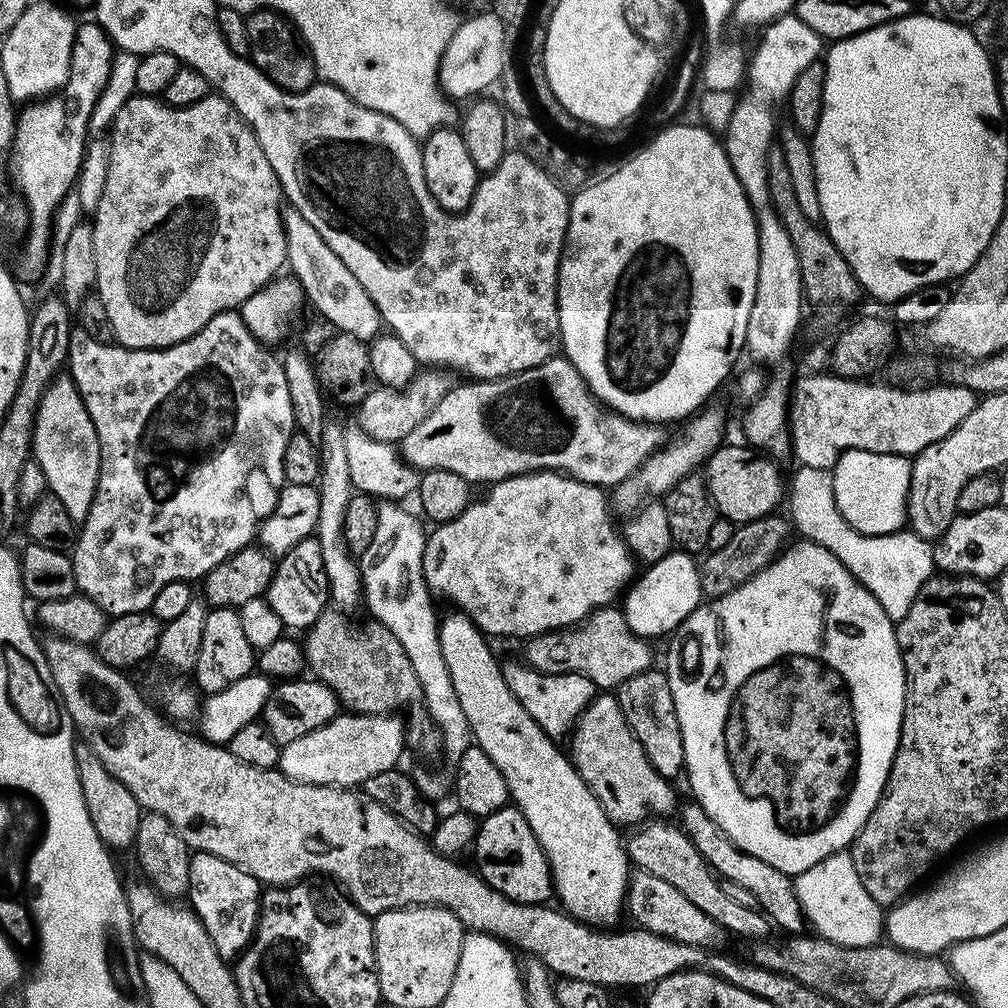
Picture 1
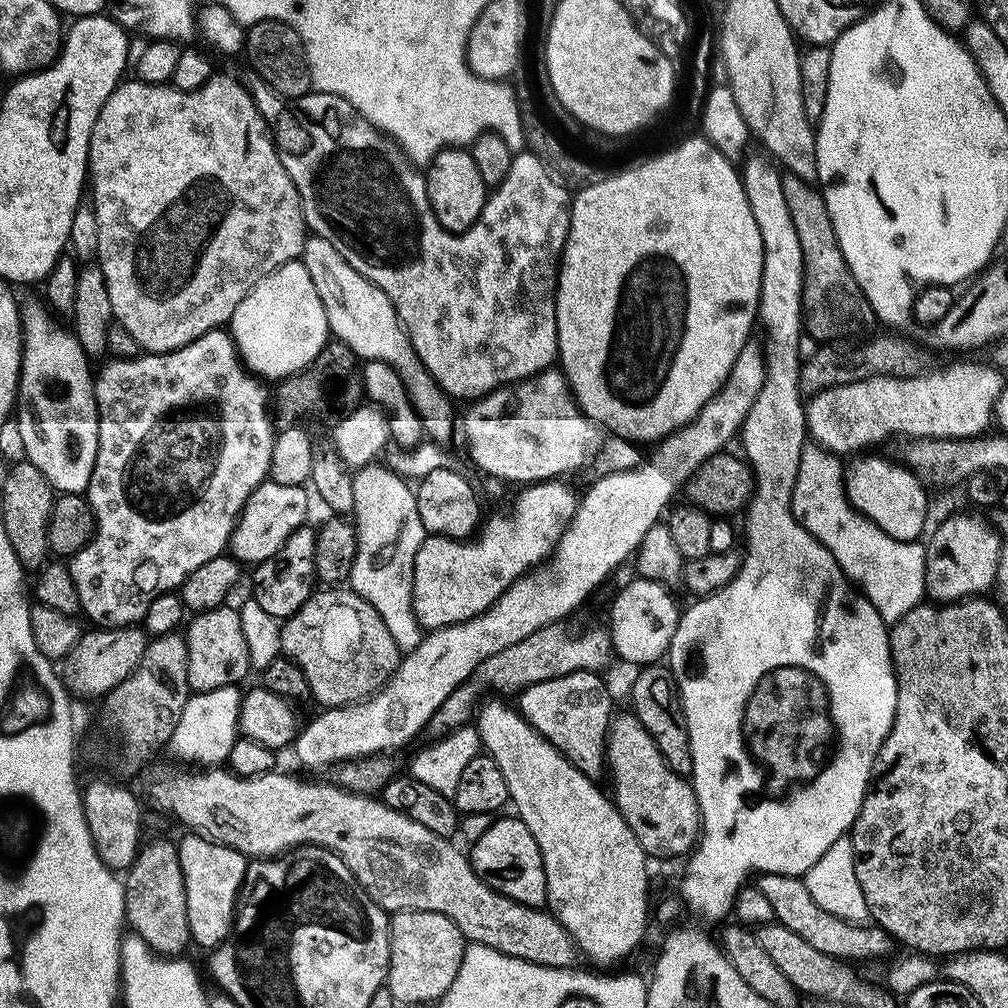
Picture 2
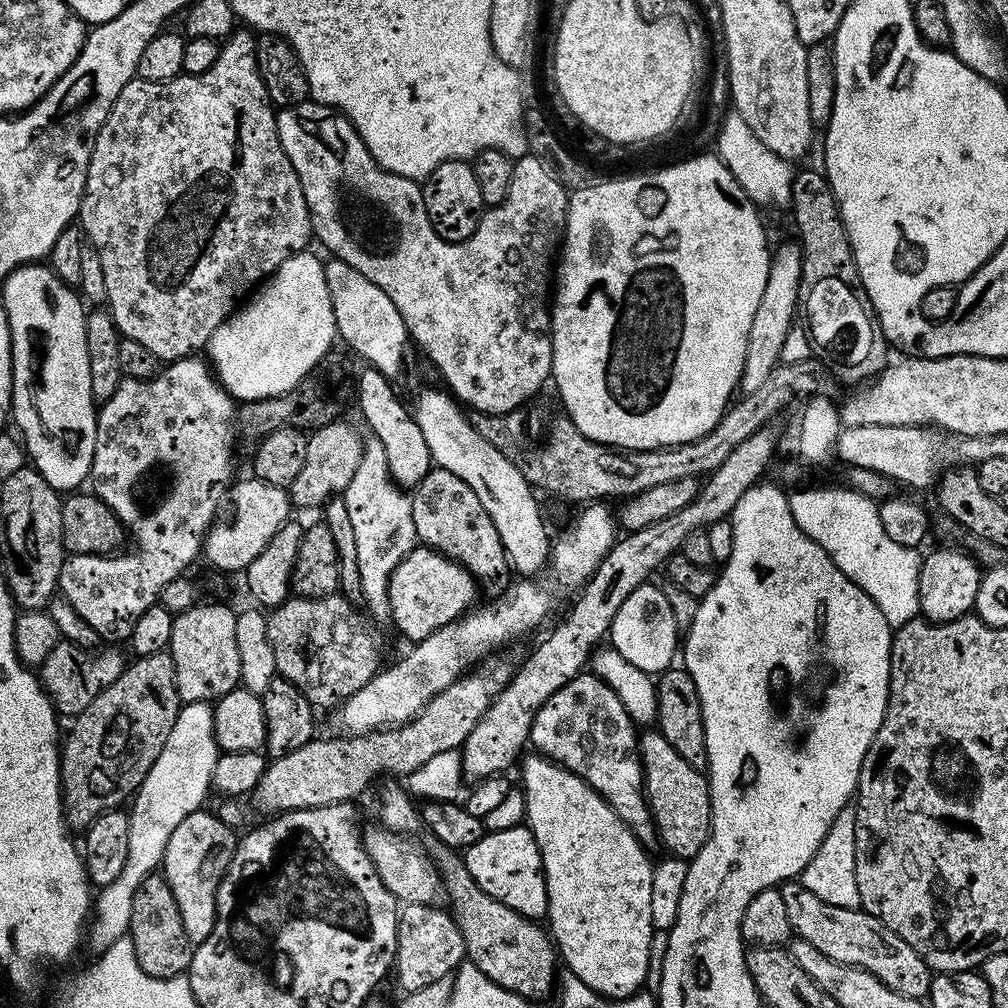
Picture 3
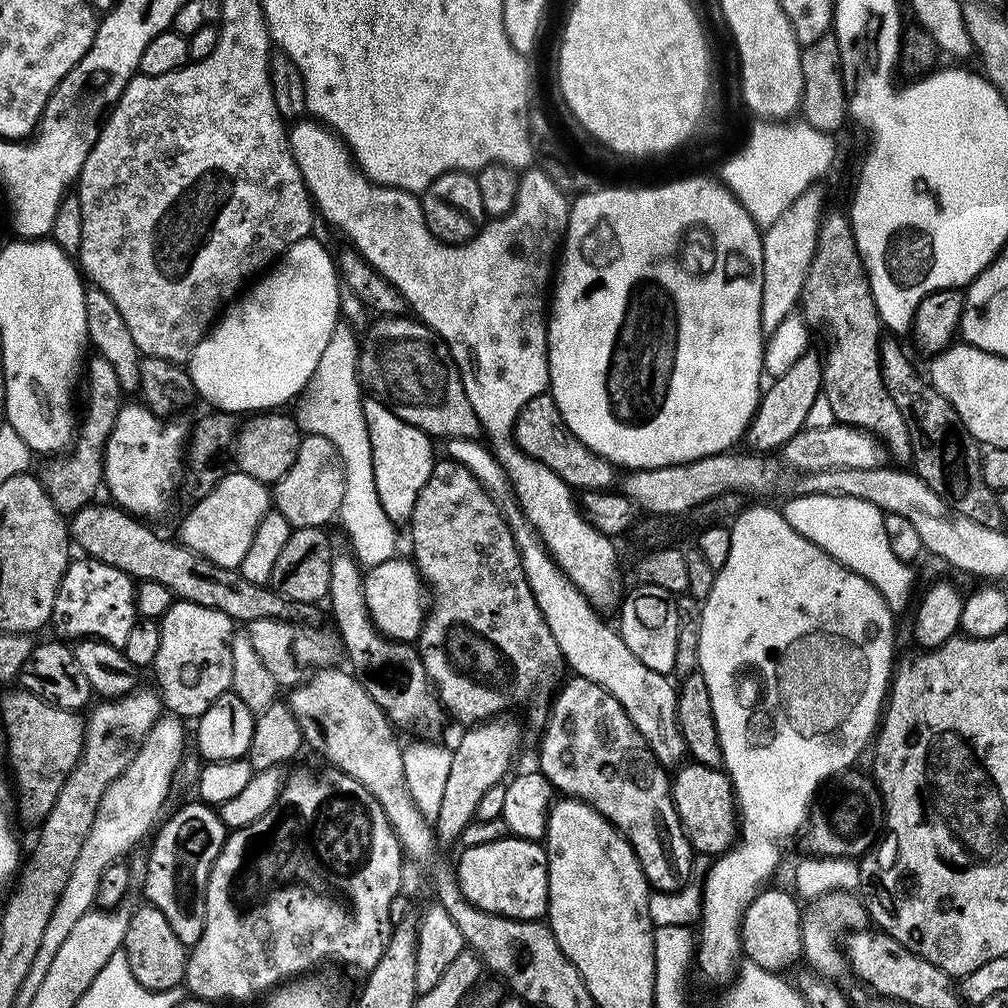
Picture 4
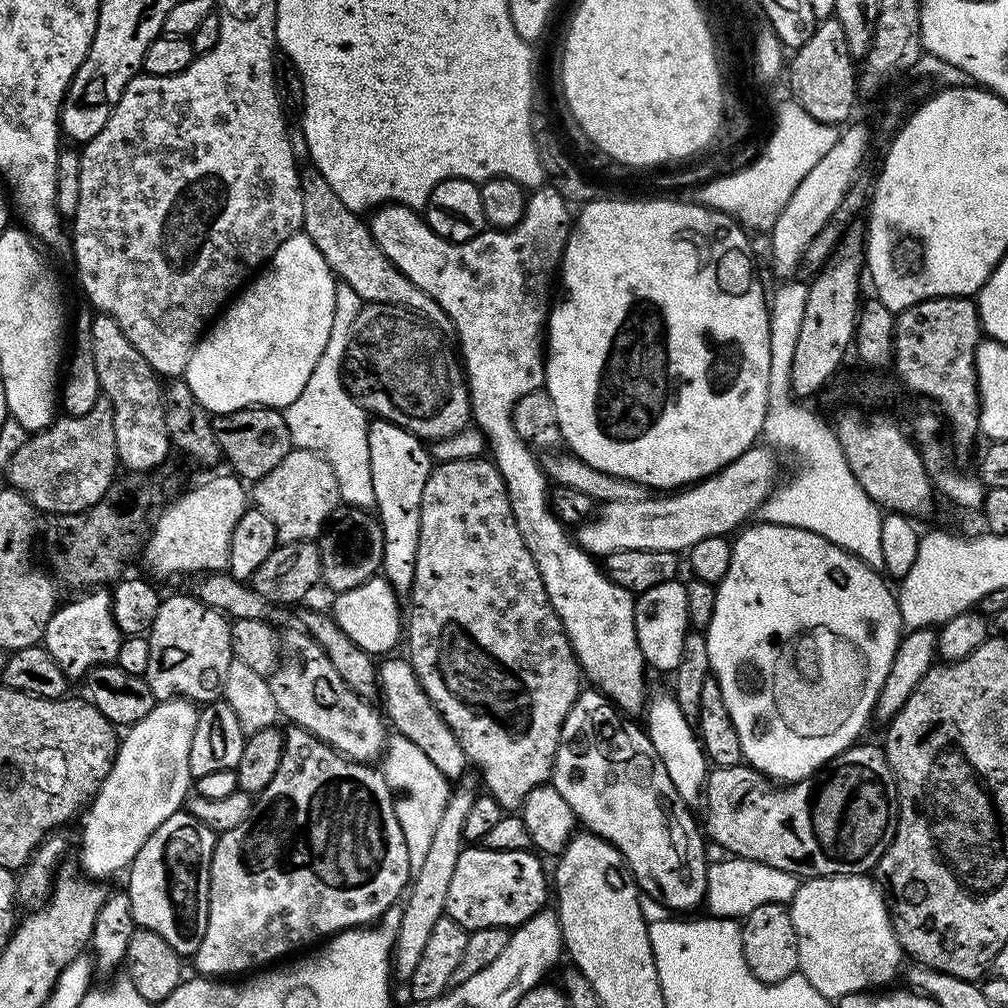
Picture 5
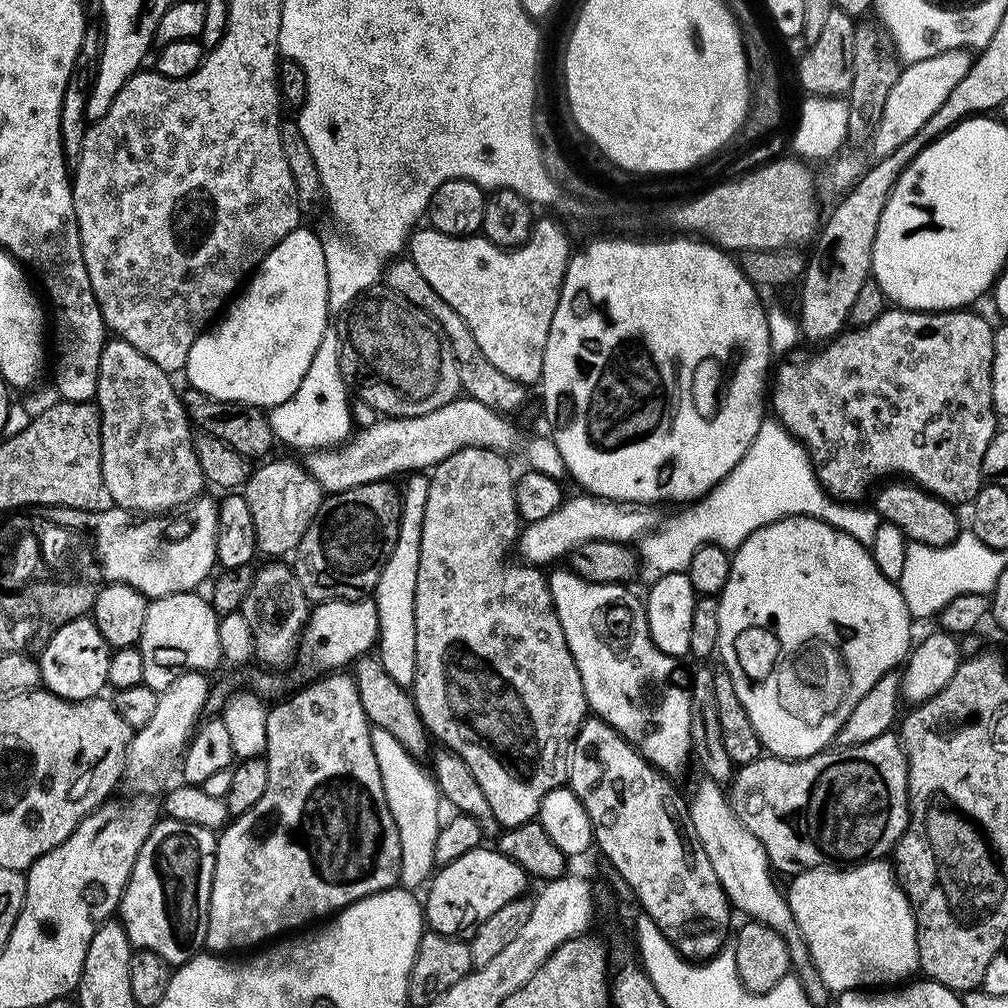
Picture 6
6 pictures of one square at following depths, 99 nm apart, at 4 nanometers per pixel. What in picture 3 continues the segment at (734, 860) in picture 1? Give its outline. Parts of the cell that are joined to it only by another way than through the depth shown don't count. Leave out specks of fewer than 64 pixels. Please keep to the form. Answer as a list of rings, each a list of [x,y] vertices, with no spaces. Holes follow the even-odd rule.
[[[785,882],[779,885],[779,890],[793,933],[799,939],[810,942],[814,950],[822,950],[822,954],[834,962],[849,964],[874,974],[874,978],[890,986],[890,990],[906,994],[906,998],[924,1000],[927,997],[934,975],[932,969],[914,950],[914,946],[902,942],[902,938],[878,922],[878,918],[860,908],[830,906],[799,882]]]

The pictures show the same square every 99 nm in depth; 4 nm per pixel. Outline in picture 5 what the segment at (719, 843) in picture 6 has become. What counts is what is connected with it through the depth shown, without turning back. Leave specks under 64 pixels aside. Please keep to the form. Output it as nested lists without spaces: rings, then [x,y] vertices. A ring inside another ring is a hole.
[[[670,694],[656,696],[647,705],[648,724],[646,731],[654,750],[658,750],[658,758],[662,758],[662,766],[666,766],[666,774],[670,774],[670,782],[674,782],[674,790],[678,790],[684,803],[696,806],[701,803],[704,789],[708,783],[710,765],[704,754],[704,746],[693,721],[685,718],[678,702]]]

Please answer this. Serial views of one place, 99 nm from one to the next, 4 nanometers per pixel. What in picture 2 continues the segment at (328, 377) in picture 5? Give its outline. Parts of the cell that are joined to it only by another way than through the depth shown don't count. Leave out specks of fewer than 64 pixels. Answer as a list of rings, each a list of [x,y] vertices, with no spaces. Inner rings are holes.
[[[380,462],[367,464],[353,475],[356,557],[350,587],[386,622],[401,653],[413,652],[422,639],[422,629],[414,614],[414,558],[425,538],[422,518],[418,518],[418,502],[413,485],[403,476]]]

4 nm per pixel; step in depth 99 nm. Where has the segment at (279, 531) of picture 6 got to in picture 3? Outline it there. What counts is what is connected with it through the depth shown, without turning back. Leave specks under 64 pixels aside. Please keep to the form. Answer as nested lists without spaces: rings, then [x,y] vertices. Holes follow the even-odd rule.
[[[344,423],[327,424],[308,436],[306,462],[290,487],[290,499],[297,509],[319,509],[343,494],[346,486],[350,486],[350,478],[354,478],[354,470],[358,470],[362,440],[359,435],[356,437],[352,433],[350,425]]]

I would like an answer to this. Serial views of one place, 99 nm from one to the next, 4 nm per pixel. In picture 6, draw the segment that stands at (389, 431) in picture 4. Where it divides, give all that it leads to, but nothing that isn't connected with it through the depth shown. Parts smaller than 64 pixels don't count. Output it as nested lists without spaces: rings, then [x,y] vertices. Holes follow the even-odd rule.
[[[412,474],[402,485],[400,525],[397,541],[390,551],[389,560],[382,566],[374,591],[374,603],[378,614],[378,655],[386,674],[398,682],[398,686],[411,689],[416,681],[416,623],[414,622],[414,594],[418,586],[418,558],[422,554],[422,518],[426,514],[428,476]]]

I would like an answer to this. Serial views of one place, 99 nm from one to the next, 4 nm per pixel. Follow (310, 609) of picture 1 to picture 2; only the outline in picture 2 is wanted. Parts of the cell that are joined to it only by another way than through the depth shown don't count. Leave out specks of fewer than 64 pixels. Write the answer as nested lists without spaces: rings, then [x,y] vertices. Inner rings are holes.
[[[305,522],[274,554],[274,558],[266,558],[261,564],[255,565],[252,572],[252,592],[251,599],[266,610],[266,614],[274,614],[274,618],[281,622],[293,616],[307,600],[310,599],[318,581],[314,570],[314,546],[316,545],[315,527],[311,528],[311,523]]]

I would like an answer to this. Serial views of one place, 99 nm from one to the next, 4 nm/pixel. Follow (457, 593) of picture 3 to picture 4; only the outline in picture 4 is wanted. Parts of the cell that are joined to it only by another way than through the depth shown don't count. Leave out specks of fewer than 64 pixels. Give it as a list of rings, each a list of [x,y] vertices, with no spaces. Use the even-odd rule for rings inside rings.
[[[408,558],[400,559],[387,560],[364,572],[366,606],[374,626],[383,636],[389,636],[391,640],[416,642],[420,639],[426,615],[426,585],[420,579],[415,563]]]

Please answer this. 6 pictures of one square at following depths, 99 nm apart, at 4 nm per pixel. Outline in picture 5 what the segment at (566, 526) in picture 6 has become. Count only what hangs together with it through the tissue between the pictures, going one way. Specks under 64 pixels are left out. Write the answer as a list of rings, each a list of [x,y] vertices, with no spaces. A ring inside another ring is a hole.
[[[760,447],[748,448],[721,472],[673,494],[656,494],[653,500],[645,498],[603,505],[592,519],[585,520],[575,529],[576,543],[593,558],[603,558],[618,550],[662,550],[684,554],[702,542],[702,538],[735,533],[745,523],[743,520],[759,509],[777,483],[777,453],[771,447]]]

